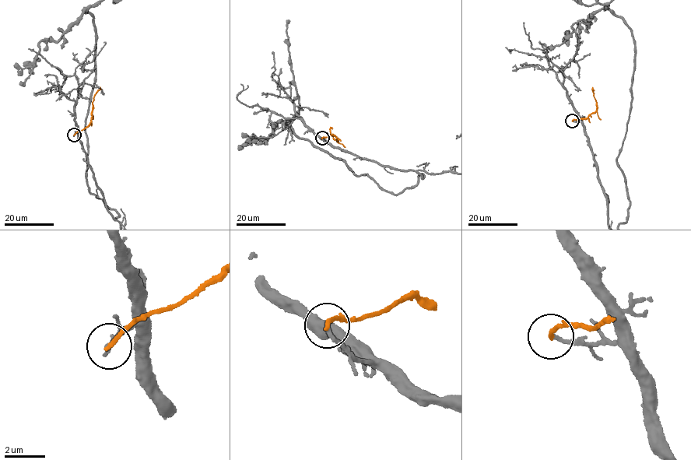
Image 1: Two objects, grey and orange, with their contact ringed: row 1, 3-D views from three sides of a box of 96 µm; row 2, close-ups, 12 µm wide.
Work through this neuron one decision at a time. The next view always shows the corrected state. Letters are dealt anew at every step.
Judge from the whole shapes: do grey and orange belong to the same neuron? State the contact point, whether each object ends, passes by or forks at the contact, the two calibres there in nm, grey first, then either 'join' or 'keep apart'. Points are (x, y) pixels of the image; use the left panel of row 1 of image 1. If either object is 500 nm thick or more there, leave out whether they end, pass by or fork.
(74, 135) | grey ends | orange ends | 170/200 nm | join

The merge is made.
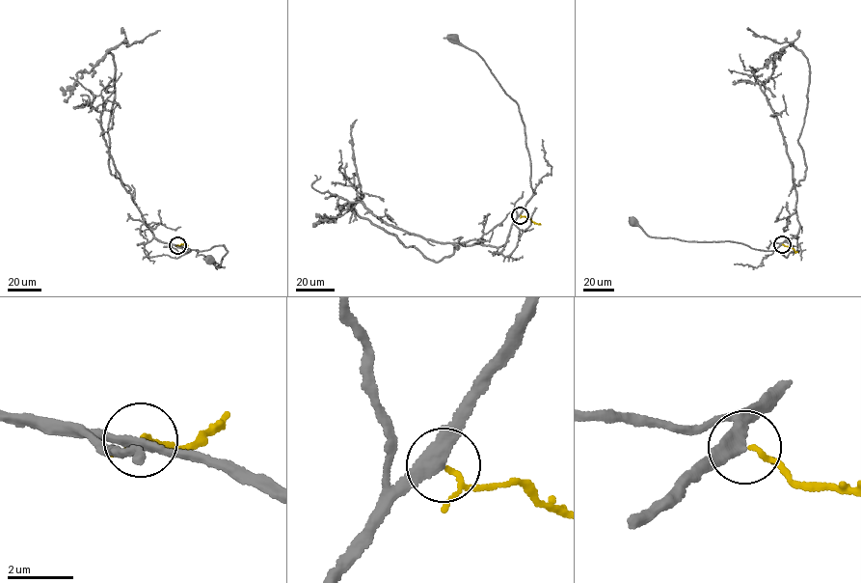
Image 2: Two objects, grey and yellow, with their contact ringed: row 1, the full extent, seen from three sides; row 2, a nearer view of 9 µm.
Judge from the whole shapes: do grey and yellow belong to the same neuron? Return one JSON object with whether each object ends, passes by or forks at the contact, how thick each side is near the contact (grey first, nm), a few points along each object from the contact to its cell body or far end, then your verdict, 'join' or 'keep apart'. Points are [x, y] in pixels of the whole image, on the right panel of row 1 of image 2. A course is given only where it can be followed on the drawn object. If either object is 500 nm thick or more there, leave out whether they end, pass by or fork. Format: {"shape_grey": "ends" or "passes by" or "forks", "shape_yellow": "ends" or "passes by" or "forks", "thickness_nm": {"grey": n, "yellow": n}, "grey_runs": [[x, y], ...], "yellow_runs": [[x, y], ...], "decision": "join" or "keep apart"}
{"shape_grey": "passes by", "shape_yellow": "passes by", "thickness_nm": {"grey": 260, "yellow": 110}, "grey_runs": [[782, 244], [772, 251], [766, 251], [727, 241], [651, 237], [632, 221]], "yellow_runs": [[782, 244], [797, 252]], "decision": "join"}

